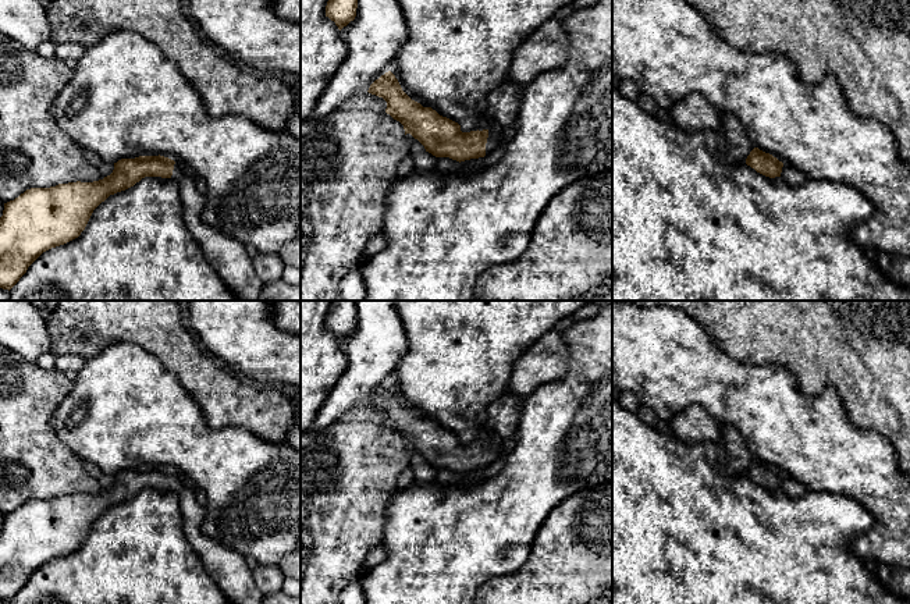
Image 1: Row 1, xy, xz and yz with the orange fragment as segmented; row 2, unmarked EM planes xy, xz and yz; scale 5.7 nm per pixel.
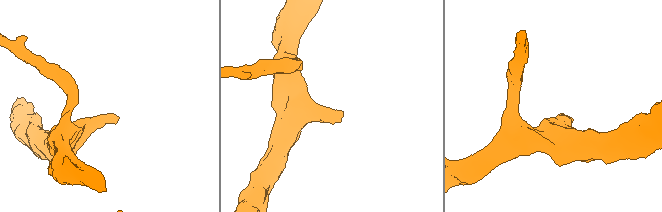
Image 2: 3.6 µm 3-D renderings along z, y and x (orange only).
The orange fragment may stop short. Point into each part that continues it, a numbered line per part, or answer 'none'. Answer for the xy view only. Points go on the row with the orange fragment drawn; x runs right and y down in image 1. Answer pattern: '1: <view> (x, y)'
1: xy (228, 258)

